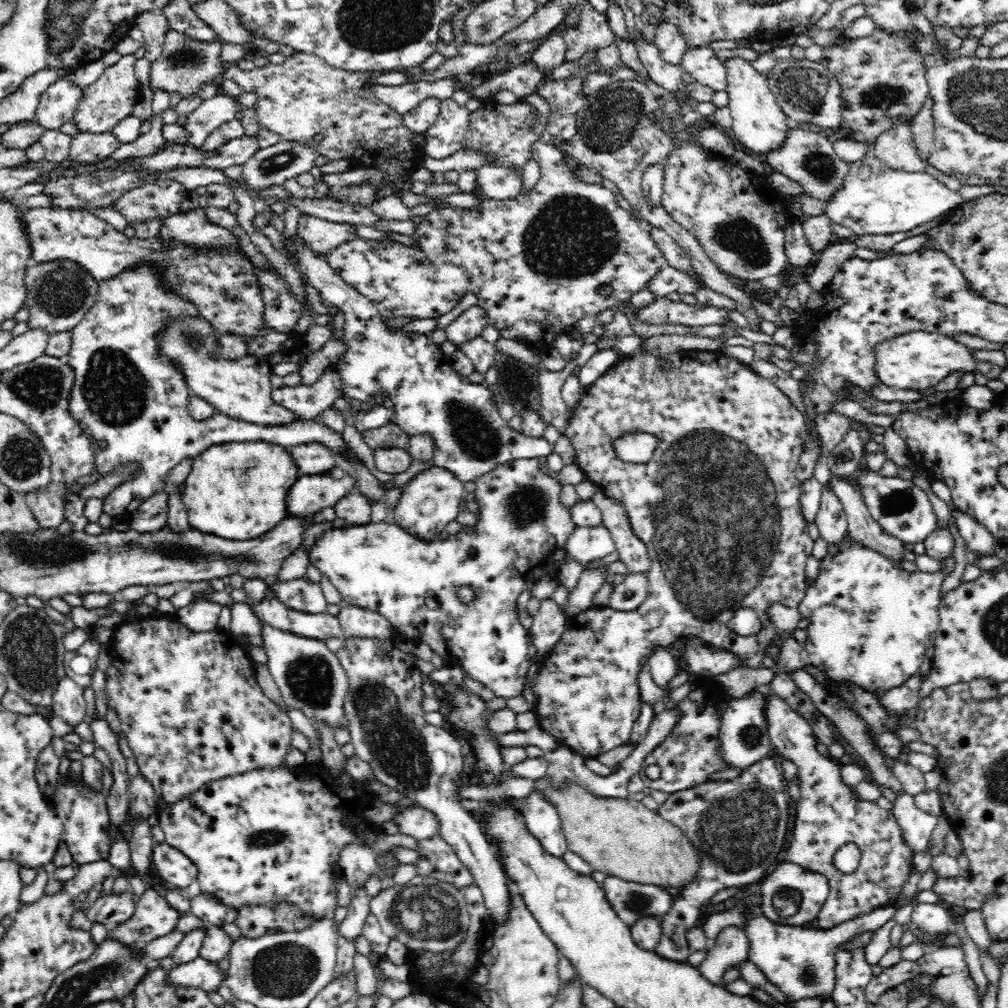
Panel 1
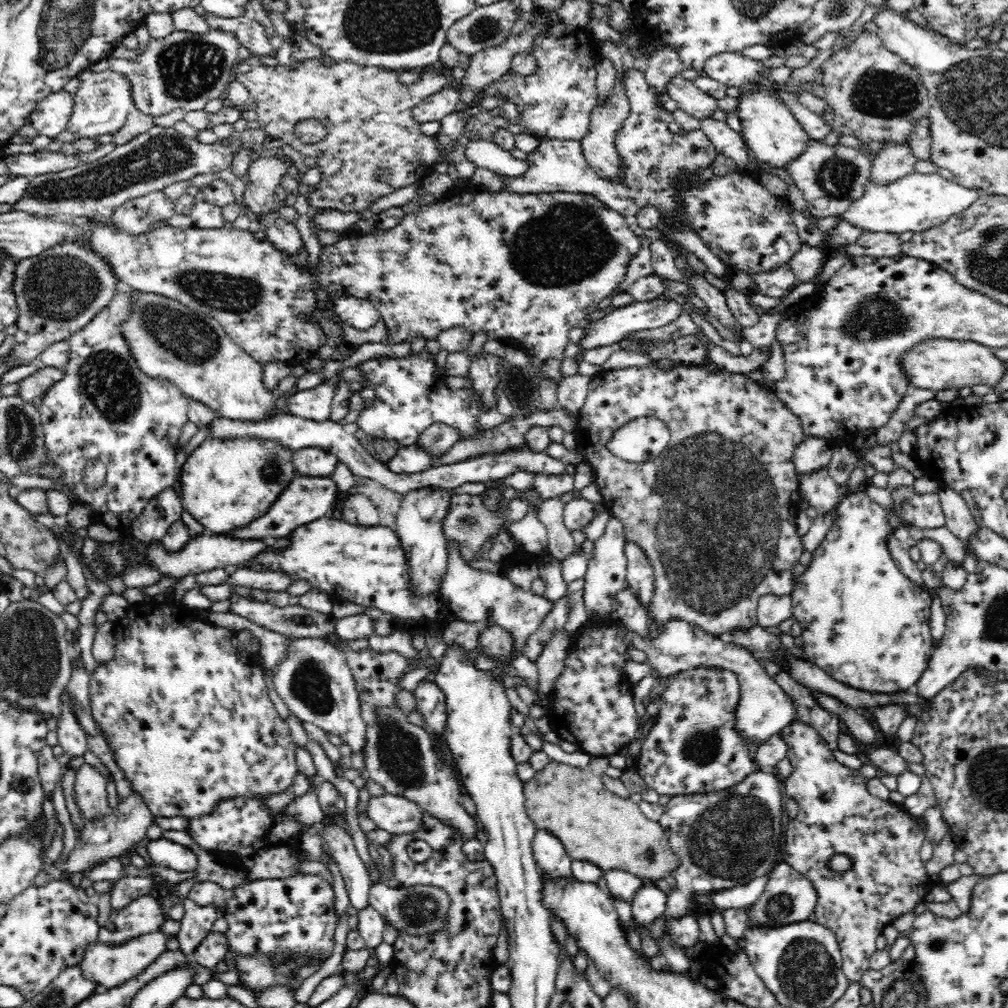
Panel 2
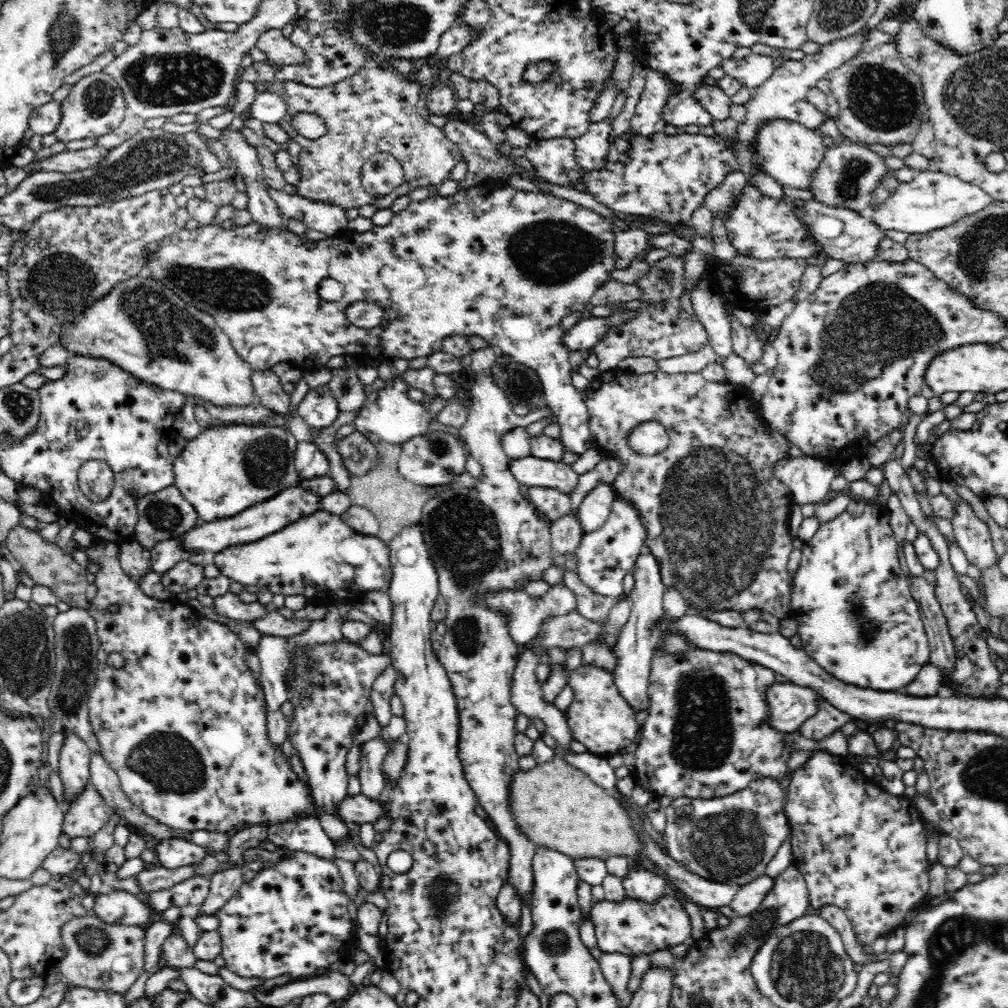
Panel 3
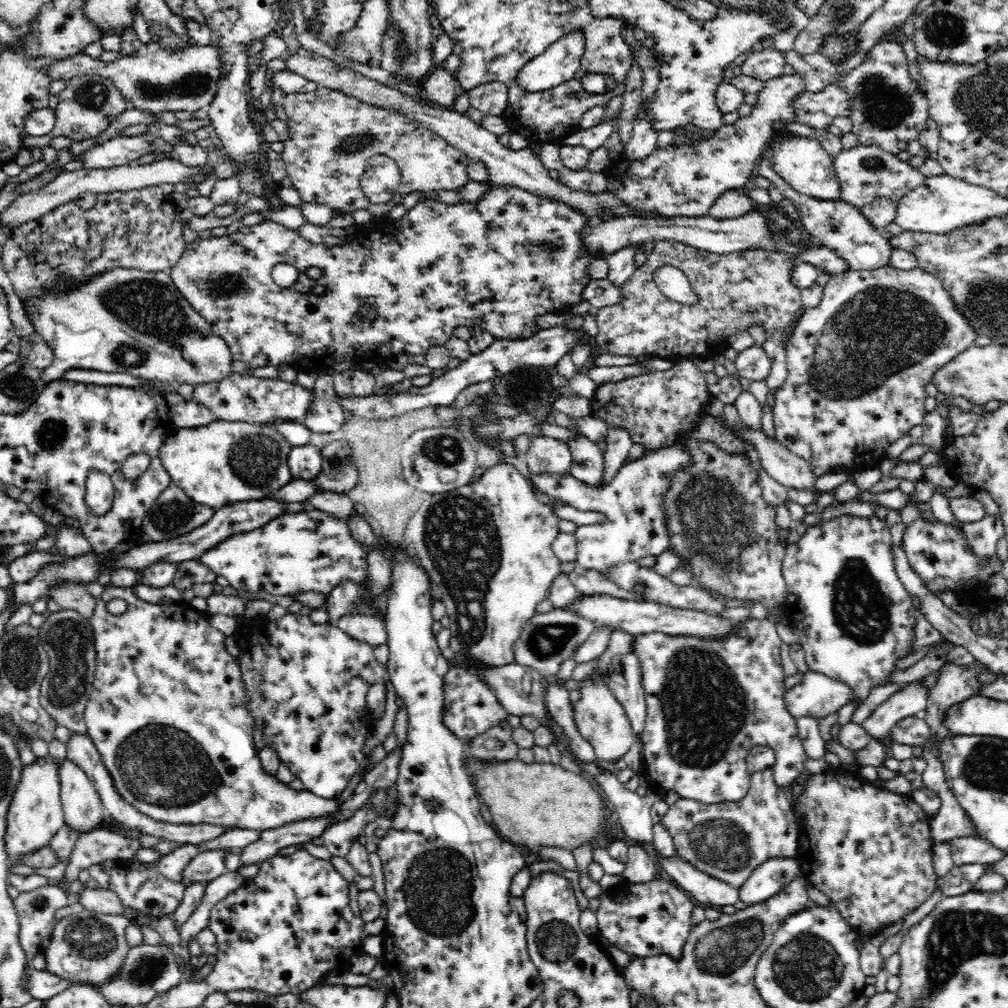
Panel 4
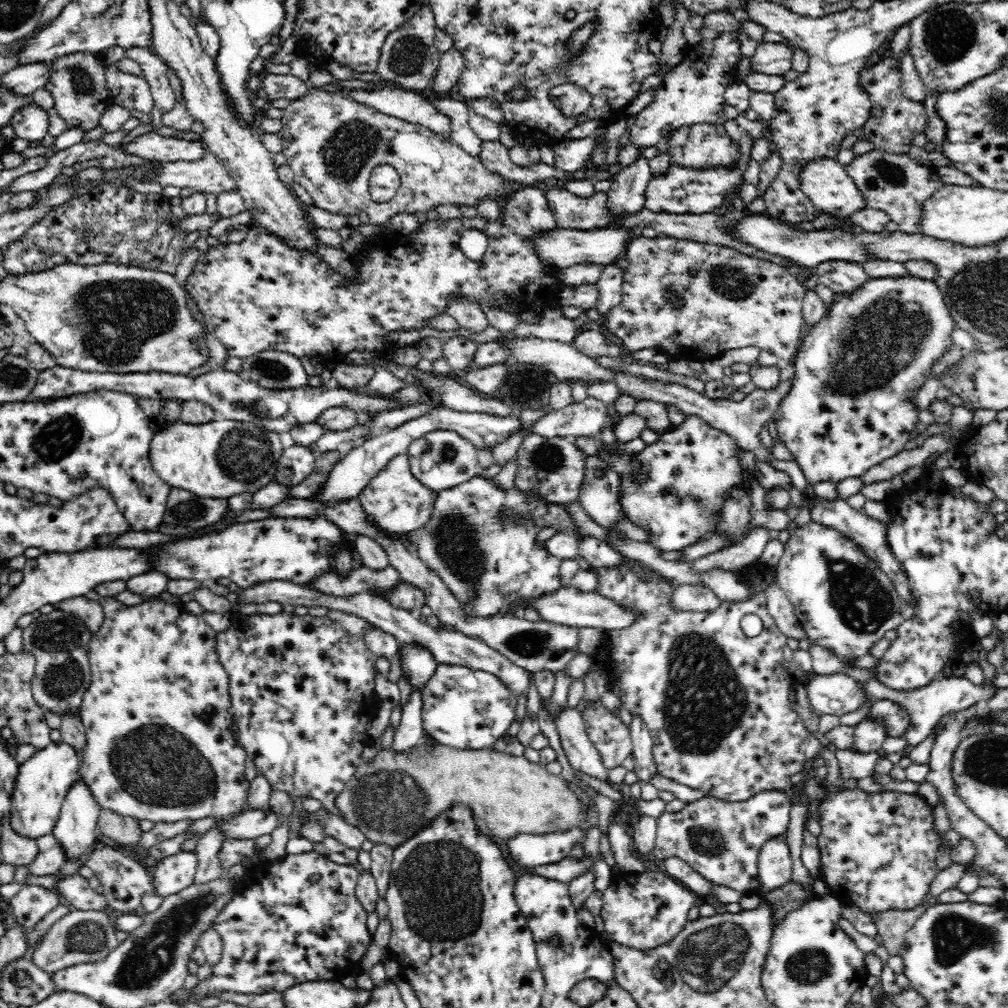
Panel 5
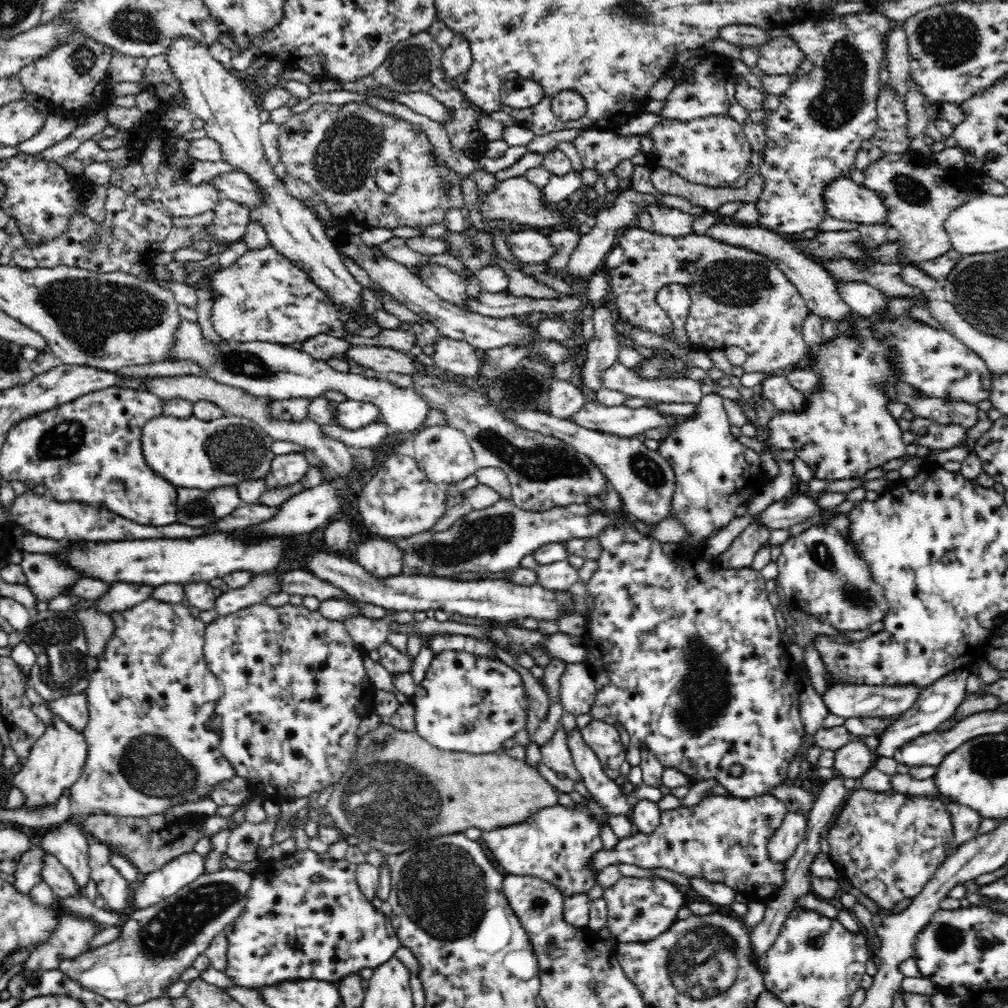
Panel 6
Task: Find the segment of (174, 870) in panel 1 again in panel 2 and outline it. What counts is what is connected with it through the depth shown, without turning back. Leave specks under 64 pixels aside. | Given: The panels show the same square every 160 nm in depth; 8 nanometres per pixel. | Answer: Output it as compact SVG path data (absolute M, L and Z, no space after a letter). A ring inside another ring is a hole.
M156 839L147 844L150 858L155 864L172 868L176 872L195 872L196 854L180 843L168 839Z

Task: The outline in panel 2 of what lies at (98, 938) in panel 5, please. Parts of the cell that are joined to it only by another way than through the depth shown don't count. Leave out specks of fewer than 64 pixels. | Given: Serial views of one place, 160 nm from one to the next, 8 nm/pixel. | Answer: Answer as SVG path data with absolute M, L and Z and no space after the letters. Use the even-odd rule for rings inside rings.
M156 931L144 936L139 936L118 946L108 946L100 942L92 943L85 952L82 962L79 964L83 975L99 984L105 990L120 986L138 976L145 968L148 968L164 951L168 951L167 942L173 934Z

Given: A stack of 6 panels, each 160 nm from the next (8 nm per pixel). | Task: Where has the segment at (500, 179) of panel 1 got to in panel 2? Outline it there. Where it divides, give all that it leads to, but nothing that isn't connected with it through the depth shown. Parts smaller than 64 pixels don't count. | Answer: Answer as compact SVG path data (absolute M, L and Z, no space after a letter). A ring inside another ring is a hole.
M631 68L623 69L622 82L625 84L628 98L630 99L630 114L623 127L616 135L616 148L618 155L622 157L622 166L624 166L624 180L620 184L613 184L609 180L599 178L592 170L591 166L583 158L583 150L579 141L560 141L556 139L544 139L538 152L529 154L529 168L521 176L500 176L504 188L511 194L527 194L527 193L579 193L588 194L608 205L608 209L612 209L624 217L636 215L644 206L654 205L662 211L664 218L677 219L680 218L681 202L679 181L684 177L696 177L701 170L707 166L713 165L717 158L718 151L714 144L704 134L703 130L696 129L688 131L686 135L680 136L678 133L672 133L667 128L669 121L668 114L664 109L655 106L655 94L649 89L650 85L645 79L645 73L640 70Z

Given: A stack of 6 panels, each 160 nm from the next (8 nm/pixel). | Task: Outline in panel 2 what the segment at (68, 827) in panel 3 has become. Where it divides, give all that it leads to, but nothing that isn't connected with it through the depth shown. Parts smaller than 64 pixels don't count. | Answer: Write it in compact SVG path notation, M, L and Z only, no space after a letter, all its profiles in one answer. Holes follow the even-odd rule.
M82 764L77 770L75 781L75 800L85 820L94 820L113 812L108 803L106 777L90 764Z

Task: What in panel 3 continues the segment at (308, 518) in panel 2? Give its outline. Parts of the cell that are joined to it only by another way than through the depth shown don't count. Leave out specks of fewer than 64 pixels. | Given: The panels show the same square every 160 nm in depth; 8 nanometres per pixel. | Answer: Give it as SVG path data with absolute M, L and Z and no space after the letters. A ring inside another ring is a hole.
M301 481L281 490L275 497L266 501L256 503L247 508L244 512L239 512L236 516L220 519L214 522L199 522L193 529L183 534L183 543L186 552L189 550L200 550L204 552L220 552L225 548L240 543L251 543L281 528L296 522L300 517L310 516L314 512L323 509L321 503L322 496L301 485Z

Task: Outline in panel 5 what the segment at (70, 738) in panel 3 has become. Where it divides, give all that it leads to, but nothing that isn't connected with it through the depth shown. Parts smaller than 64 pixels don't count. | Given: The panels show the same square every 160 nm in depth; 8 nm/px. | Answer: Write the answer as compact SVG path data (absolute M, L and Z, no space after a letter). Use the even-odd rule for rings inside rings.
M78 776L66 792L53 830L67 858L76 858L96 842L97 820L102 809L89 786Z

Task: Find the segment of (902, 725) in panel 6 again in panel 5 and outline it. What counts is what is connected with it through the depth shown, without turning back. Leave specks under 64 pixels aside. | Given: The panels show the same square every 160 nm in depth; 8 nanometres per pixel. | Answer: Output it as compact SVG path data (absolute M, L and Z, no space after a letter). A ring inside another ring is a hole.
M965 677L962 678L940 678L935 681L930 681L930 684L920 689L915 689L909 692L896 691L890 689L884 685L883 682L877 679L872 679L866 682L866 693L872 697L872 701L878 701L881 699L889 699L894 703L900 703L902 707L906 707L909 717L911 718L911 725L907 728L905 735L903 736L909 742L910 746L915 747L920 744L926 737L929 737L932 733L932 728L938 724L938 720L942 716L952 712L962 712L978 704L978 702L988 702L996 696L998 690L1000 690L994 684L976 685L970 682Z

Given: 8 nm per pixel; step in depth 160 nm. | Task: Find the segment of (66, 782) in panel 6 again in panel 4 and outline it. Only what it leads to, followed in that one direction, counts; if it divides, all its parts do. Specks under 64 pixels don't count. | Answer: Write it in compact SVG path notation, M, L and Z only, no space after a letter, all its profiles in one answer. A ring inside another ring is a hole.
M50 755L40 758L38 764L26 765L22 770L18 786L14 791L9 811L6 818L6 832L4 846L8 863L10 866L17 866L23 863L23 858L30 853L48 847L53 836L64 826L65 816L63 813L62 801L60 800L60 781L58 781L59 765L56 765Z

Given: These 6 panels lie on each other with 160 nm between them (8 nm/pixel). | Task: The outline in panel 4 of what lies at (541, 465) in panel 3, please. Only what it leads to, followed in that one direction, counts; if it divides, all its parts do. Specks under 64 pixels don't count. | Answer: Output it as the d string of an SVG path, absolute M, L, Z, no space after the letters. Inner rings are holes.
M672 445L644 452L644 456L639 459L625 461L617 470L617 475L607 485L600 487L580 482L570 471L564 474L530 471L528 480L534 490L547 494L550 498L581 511L602 512L606 515L604 522L576 526L575 562L586 570L602 573L600 577L614 583L611 570L616 565L636 562L646 556L656 557L670 548L662 494L670 486L668 474L682 470L690 460L692 455L684 447Z

